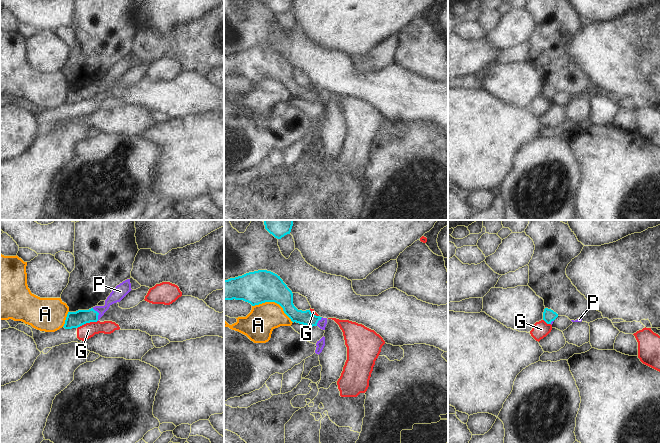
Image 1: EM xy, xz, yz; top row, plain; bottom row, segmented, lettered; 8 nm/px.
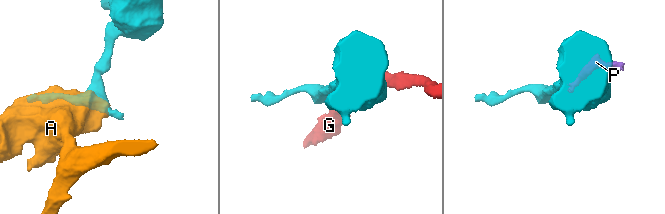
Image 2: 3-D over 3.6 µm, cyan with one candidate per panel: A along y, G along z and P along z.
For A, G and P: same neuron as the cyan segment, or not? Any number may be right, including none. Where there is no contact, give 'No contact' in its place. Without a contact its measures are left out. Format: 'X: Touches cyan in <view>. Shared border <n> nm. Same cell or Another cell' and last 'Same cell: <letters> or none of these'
A: Touches cyan in xz. Shared border 360 nm. Another cell
G: Touches cyan in xy. Shared border 180 nm. Another cell
P: Touches cyan in xy. Shared border 120 nm. Same cell
Same cell: P.

